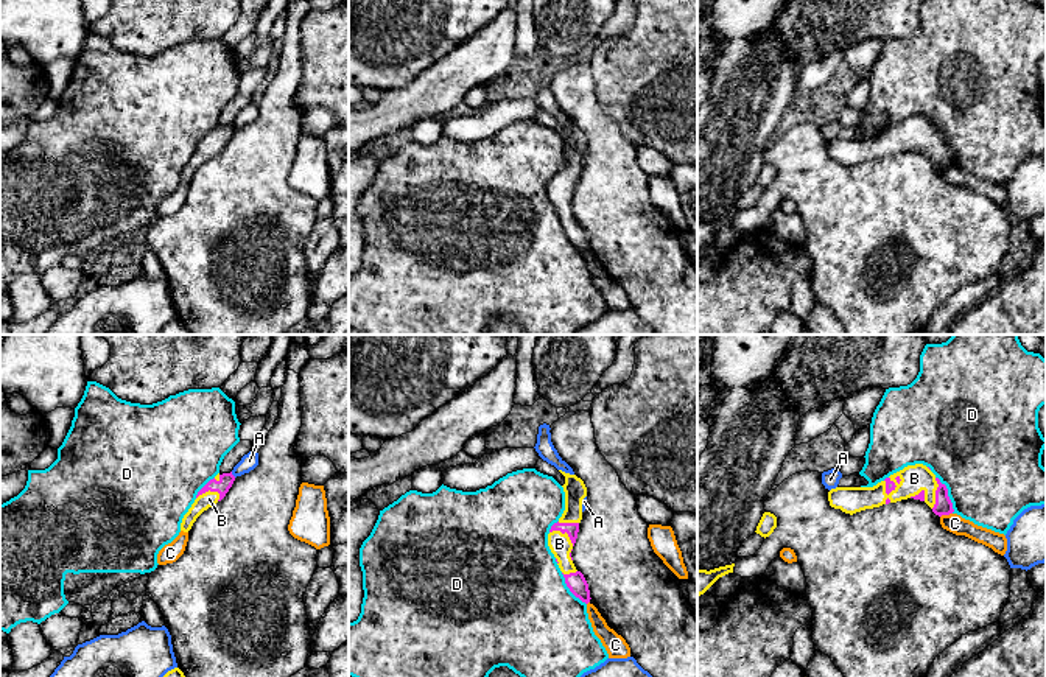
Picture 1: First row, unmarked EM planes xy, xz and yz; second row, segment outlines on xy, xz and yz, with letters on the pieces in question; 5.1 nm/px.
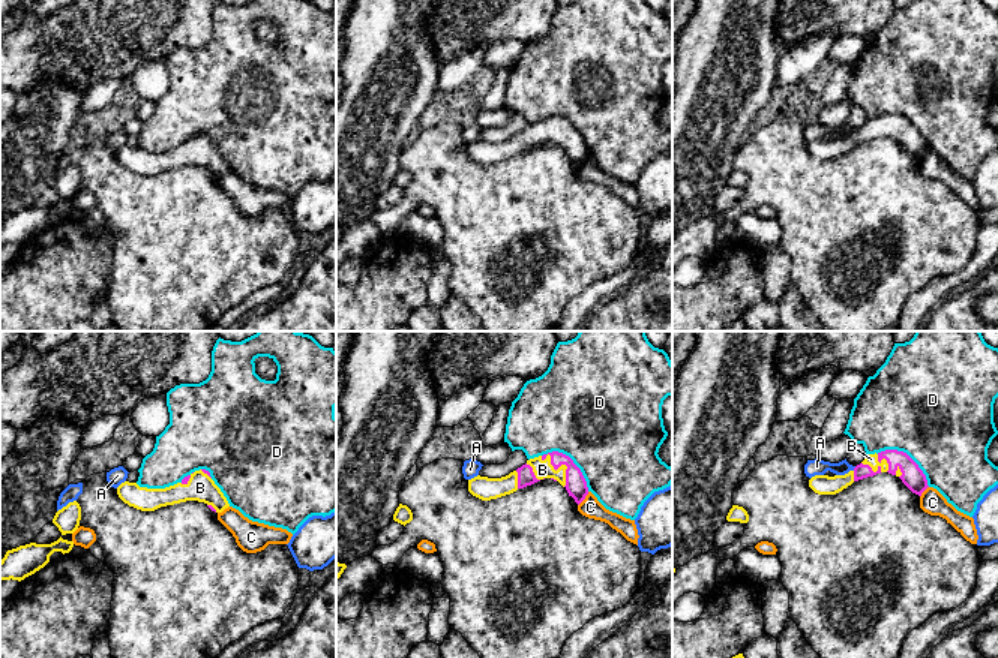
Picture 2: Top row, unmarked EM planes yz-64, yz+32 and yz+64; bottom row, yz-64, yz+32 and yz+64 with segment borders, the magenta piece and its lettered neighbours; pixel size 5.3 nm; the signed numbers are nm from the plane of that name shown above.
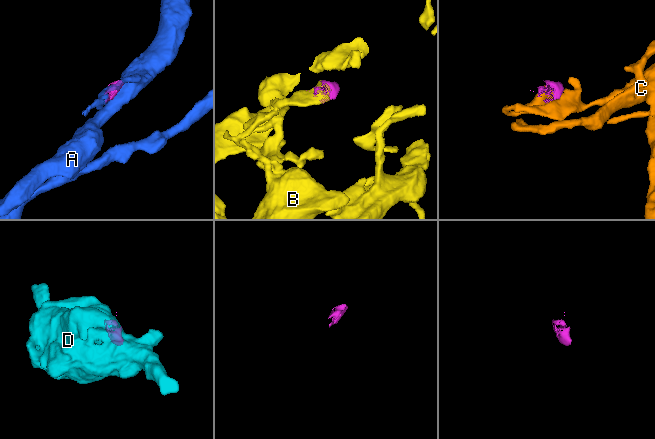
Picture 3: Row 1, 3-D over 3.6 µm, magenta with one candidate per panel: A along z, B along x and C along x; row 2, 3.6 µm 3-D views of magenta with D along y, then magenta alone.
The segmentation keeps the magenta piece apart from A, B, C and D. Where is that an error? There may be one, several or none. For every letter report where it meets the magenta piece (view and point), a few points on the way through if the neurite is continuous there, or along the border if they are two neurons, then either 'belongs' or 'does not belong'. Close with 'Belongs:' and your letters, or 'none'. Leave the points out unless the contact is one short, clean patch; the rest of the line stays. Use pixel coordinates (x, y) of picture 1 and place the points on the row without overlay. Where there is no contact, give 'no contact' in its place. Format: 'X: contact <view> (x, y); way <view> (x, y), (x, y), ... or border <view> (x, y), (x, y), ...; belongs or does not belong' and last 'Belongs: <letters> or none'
A: contact xy (232, 126); border xy (231, 123), (235, 128); does not belong
B: contact yz (936, 145); belongs
C: contact yz (945, 165); border yz (951, 164), (940, 168); does not belong
D: contact yz (947, 147); does not belong
Belongs: B

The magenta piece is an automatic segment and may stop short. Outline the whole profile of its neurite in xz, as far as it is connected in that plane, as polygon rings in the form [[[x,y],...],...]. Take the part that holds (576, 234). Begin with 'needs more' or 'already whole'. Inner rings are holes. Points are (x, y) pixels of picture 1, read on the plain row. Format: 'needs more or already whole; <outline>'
needs more; [[[559,123],[565,128],[565,135],[562,137],[565,143],[565,162],[549,181],[548,198],[556,209],[570,243],[588,255],[591,251],[588,235],[584,226],[576,221],[571,209],[582,171],[582,151],[587,148],[587,139],[576,126]]]

